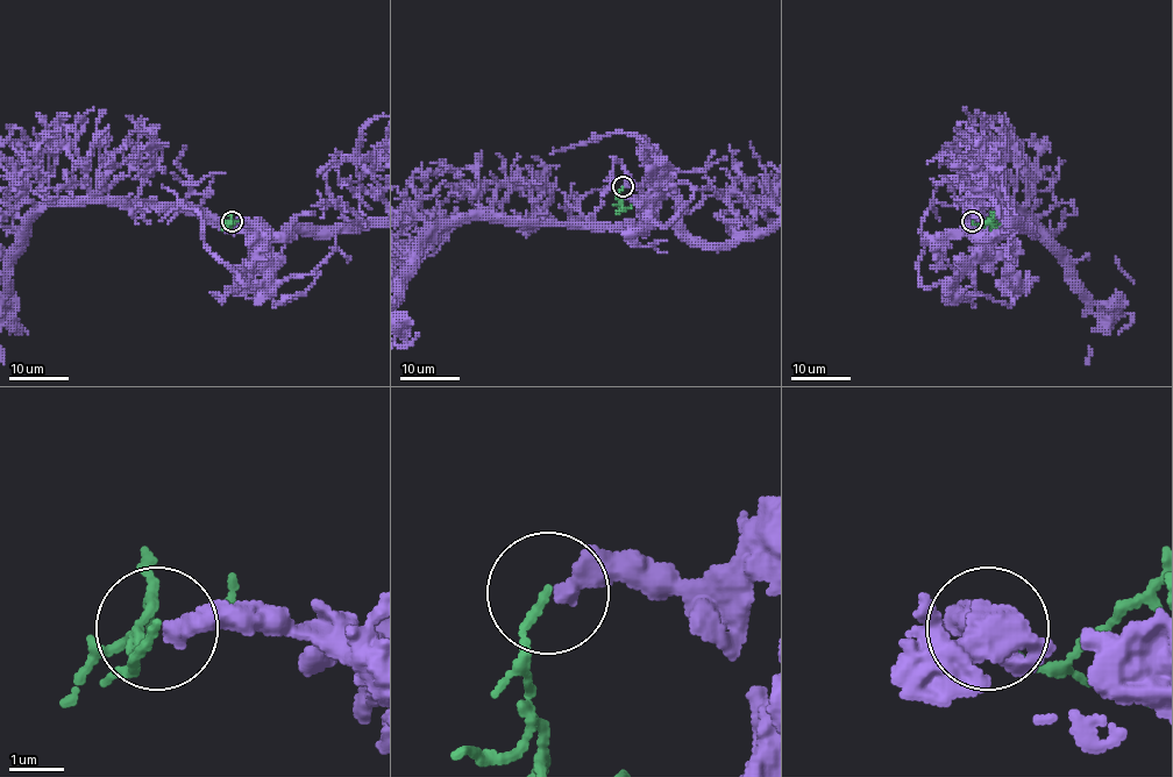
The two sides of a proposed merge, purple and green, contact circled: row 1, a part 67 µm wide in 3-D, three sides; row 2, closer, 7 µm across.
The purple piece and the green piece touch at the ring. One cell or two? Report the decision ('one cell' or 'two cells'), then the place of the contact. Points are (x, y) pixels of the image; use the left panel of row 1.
two cells | (232, 221)

